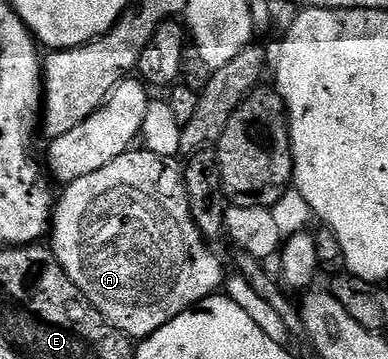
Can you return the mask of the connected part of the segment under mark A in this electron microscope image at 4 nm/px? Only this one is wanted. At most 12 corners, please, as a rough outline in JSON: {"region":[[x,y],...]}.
{"region":[[174,158],[62,188],[49,246],[132,341],[225,283]]}

